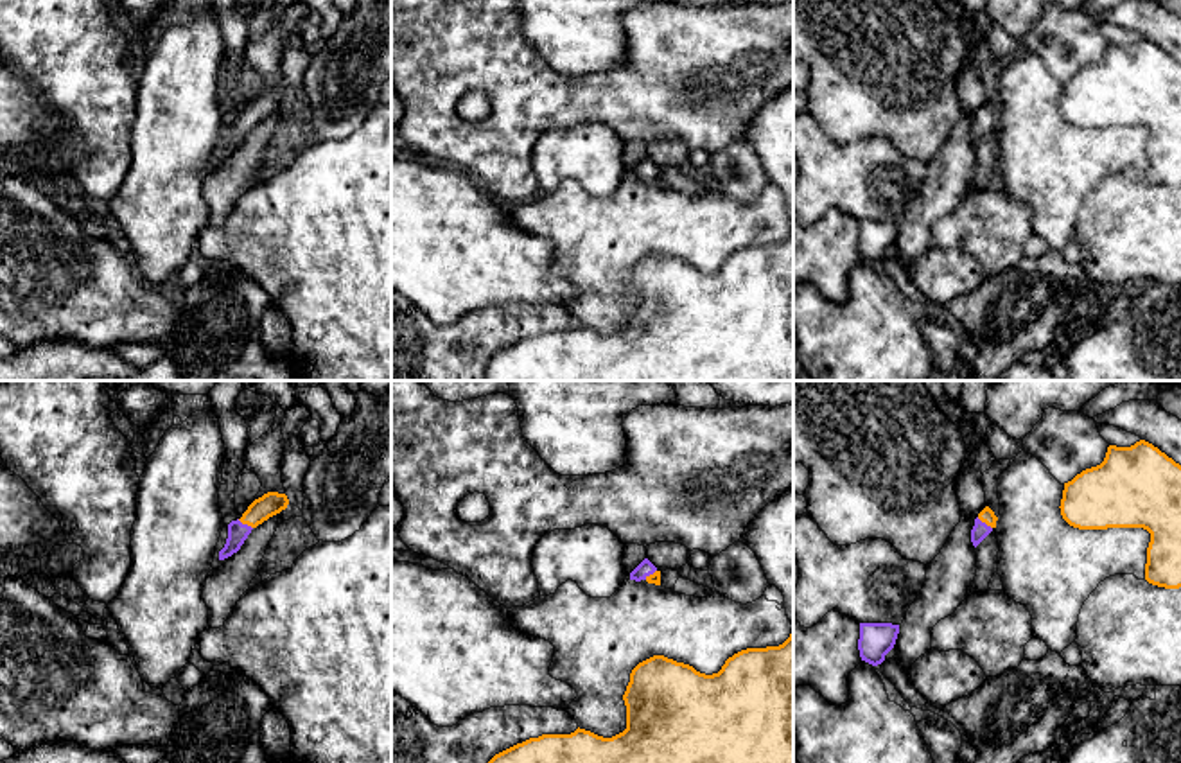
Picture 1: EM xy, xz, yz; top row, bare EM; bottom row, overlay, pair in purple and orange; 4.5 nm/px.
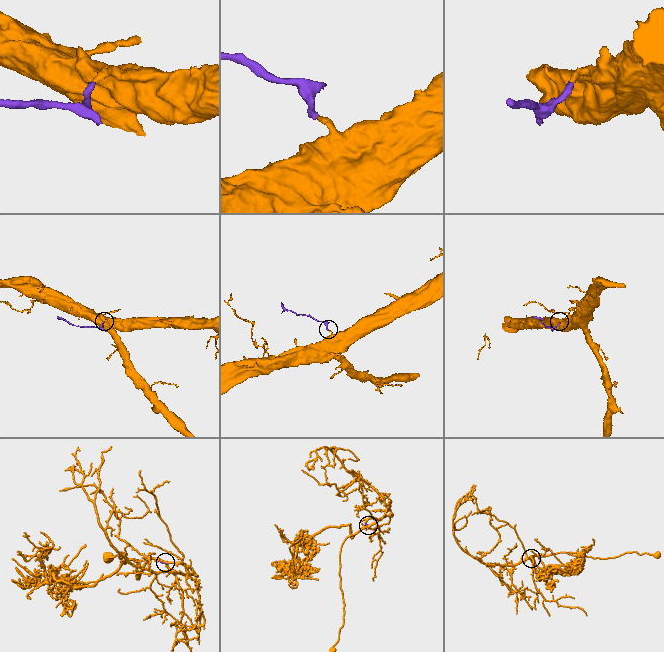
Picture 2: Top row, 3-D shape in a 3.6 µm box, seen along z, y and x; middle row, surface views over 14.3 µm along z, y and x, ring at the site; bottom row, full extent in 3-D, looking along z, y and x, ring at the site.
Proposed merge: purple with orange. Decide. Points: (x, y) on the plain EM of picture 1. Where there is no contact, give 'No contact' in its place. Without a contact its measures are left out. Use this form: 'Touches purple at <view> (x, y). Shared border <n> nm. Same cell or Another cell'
Touches purple at xy (244, 122). Shared border 80 nm. Same cell

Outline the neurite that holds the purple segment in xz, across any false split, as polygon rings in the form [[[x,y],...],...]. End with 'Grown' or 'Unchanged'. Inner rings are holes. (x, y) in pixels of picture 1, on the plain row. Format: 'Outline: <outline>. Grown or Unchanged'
Outline: [[[644,156],[632,171],[630,178],[641,180],[646,178],[648,181],[660,183],[660,169]]]. Grown

